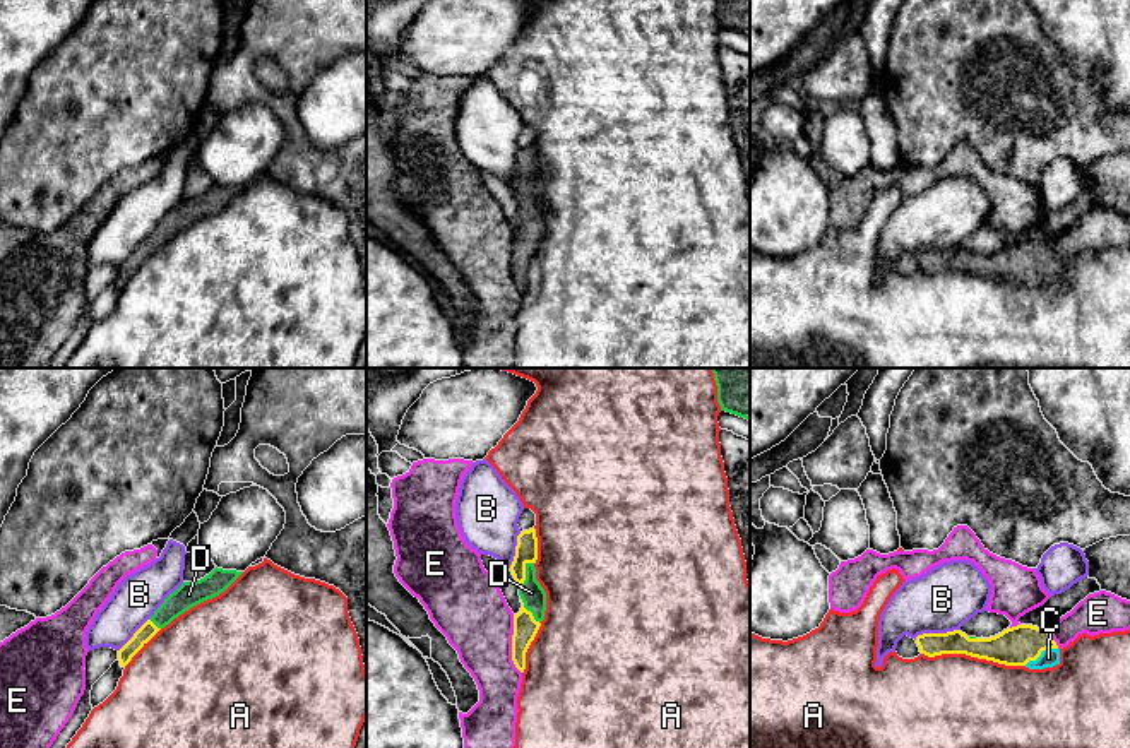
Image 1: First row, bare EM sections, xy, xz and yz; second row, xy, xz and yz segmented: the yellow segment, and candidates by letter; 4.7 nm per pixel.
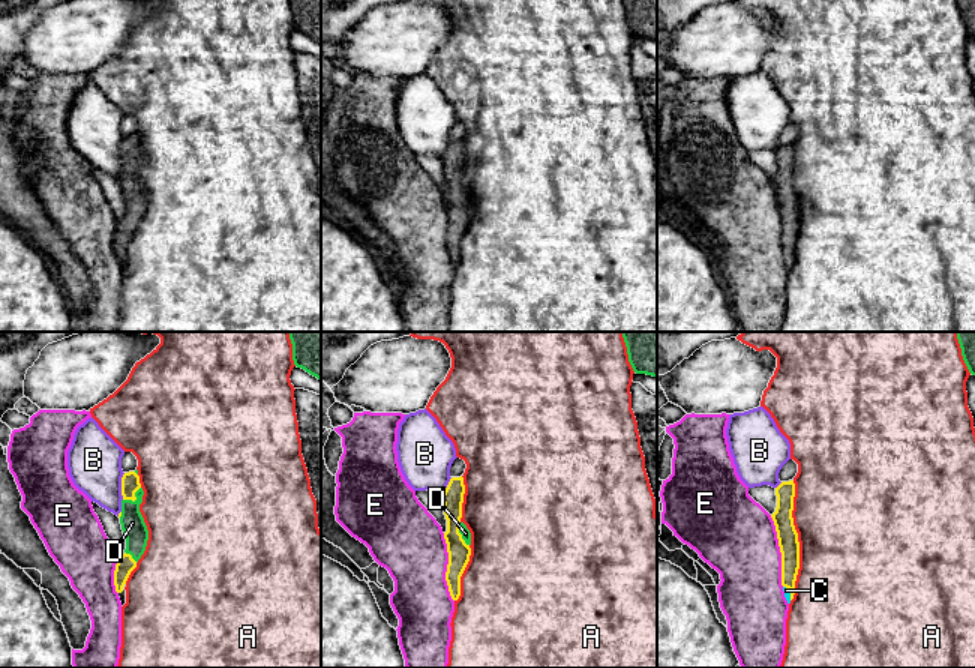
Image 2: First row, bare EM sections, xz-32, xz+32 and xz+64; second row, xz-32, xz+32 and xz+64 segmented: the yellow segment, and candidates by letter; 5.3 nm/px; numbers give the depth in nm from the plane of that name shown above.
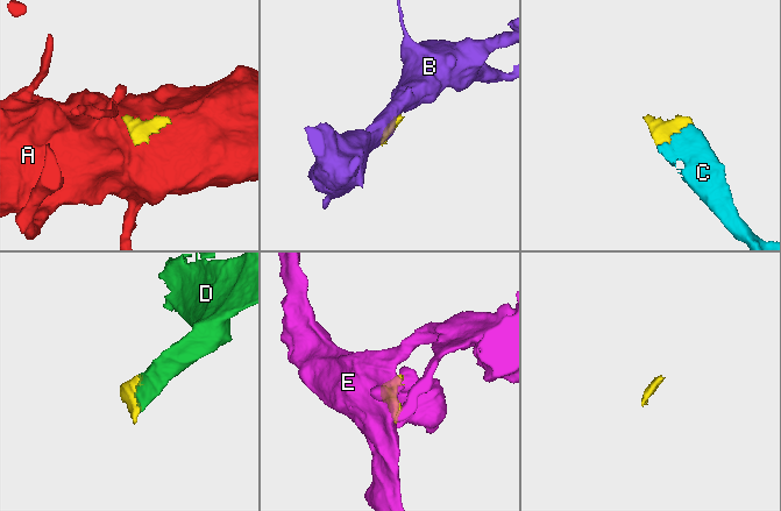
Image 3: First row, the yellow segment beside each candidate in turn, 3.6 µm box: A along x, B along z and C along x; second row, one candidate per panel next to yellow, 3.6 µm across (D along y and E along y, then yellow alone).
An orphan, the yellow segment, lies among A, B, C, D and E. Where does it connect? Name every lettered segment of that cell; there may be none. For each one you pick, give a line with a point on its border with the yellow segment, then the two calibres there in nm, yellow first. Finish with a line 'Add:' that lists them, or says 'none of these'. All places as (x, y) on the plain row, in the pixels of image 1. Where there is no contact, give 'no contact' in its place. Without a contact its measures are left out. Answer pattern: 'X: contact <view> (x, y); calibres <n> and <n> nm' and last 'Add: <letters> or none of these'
C: contact yz (1040, 271); calibres 180 and 90 nm
D: contact xz (524, 189); calibres 110 and 120 nm
Add: C, D

